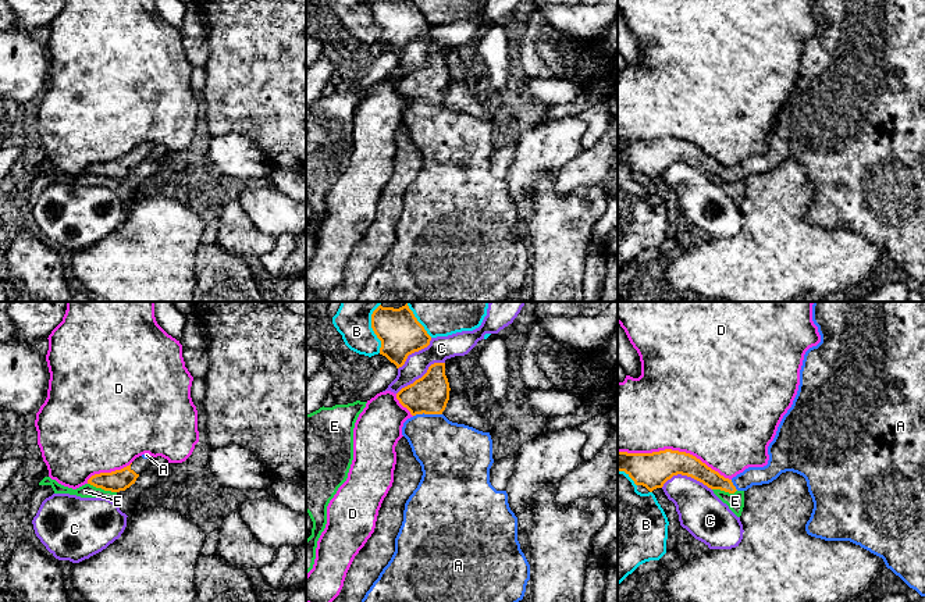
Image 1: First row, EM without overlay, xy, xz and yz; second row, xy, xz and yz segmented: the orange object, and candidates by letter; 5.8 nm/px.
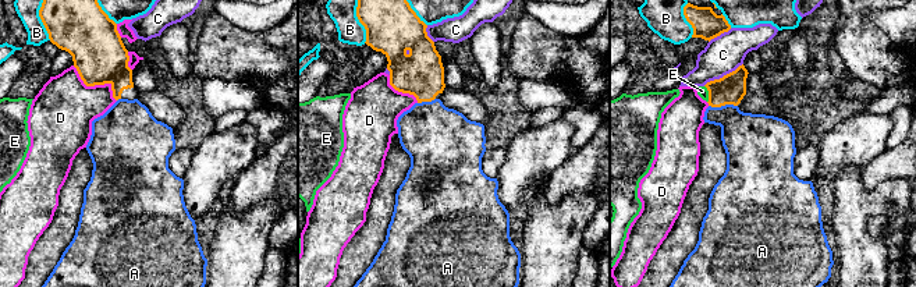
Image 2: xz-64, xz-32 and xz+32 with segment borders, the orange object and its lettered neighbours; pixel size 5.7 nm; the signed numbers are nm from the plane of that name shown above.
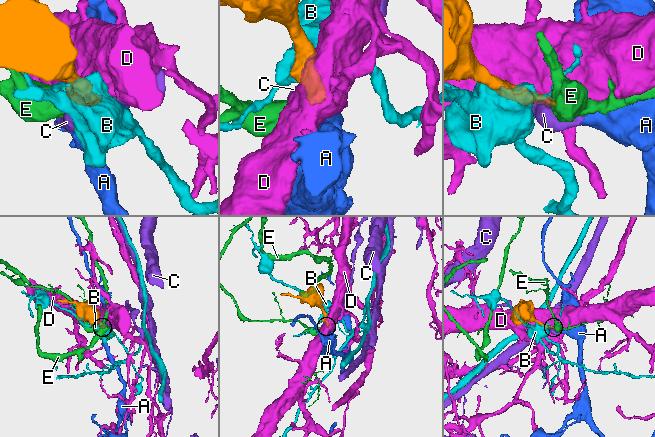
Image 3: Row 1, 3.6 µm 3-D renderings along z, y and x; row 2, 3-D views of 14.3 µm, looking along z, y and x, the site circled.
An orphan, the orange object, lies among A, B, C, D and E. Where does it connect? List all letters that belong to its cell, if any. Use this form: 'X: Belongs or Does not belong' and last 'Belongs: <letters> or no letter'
A: Belongs
B: Does not belong
C: Does not belong
D: Does not belong
E: Does not belong
Belongs: A

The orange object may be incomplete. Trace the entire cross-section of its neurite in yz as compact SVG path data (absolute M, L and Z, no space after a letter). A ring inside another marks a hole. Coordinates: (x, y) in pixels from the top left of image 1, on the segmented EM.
M814 302L812 321L818 327L821 342L804 355L797 395L768 446L769 460L766 466L748 467L729 480L690 453L665 449L652 453L618 452L618 471L625 471L636 485L643 485L650 492L662 488L673 475L682 474L702 482L711 489L729 494L747 491L753 485L769 484L786 471L797 473L805 478L814 502L811 517L805 524L808 535L825 541L850 541L860 545L882 558L887 569L921 596L925 596L925 302Z

